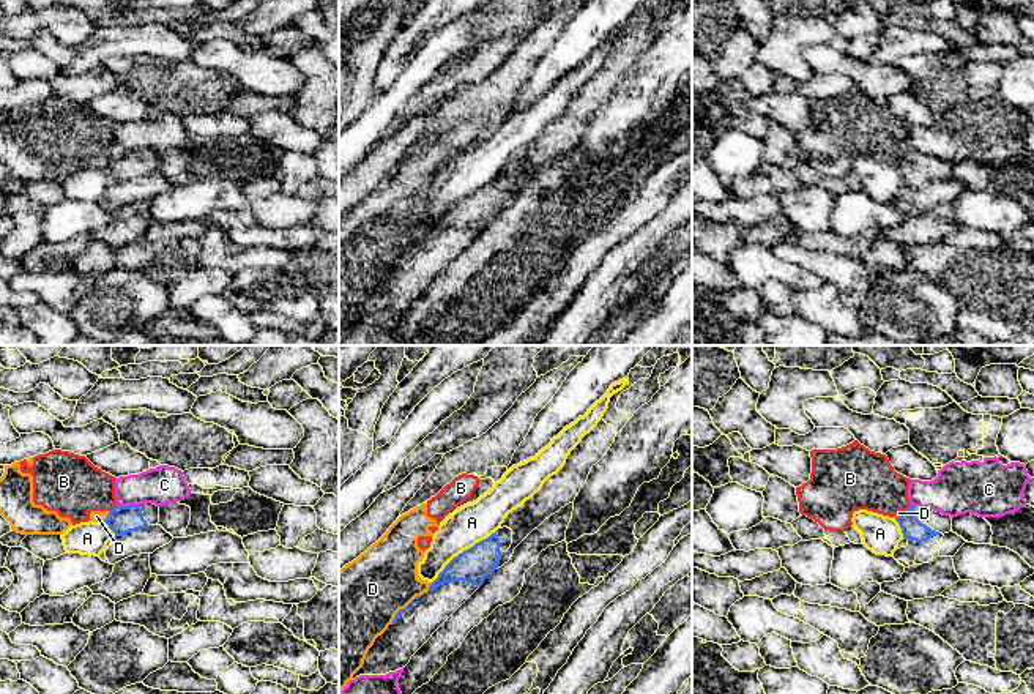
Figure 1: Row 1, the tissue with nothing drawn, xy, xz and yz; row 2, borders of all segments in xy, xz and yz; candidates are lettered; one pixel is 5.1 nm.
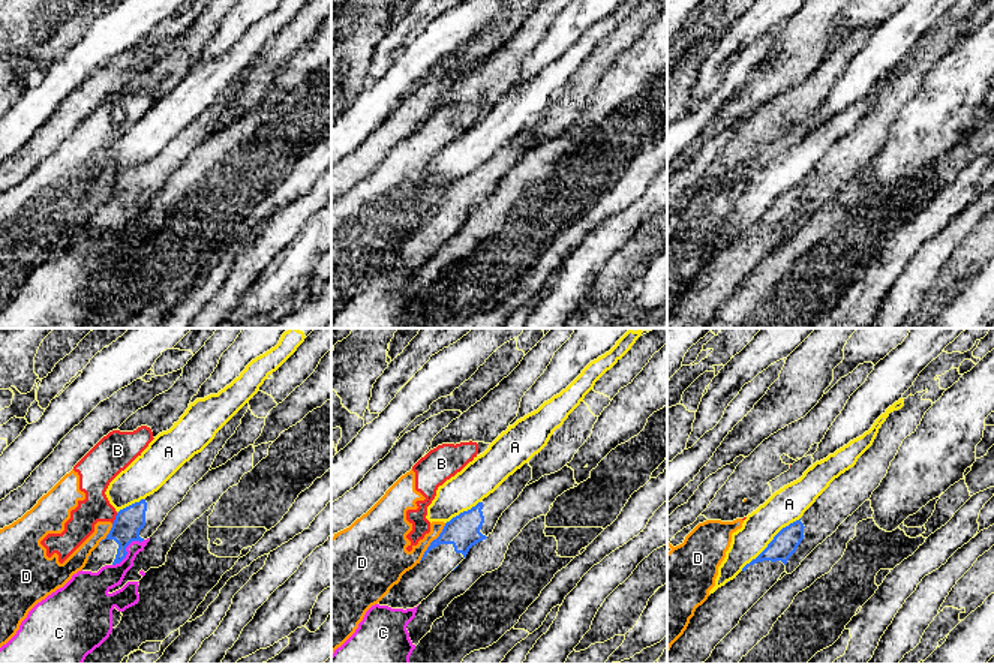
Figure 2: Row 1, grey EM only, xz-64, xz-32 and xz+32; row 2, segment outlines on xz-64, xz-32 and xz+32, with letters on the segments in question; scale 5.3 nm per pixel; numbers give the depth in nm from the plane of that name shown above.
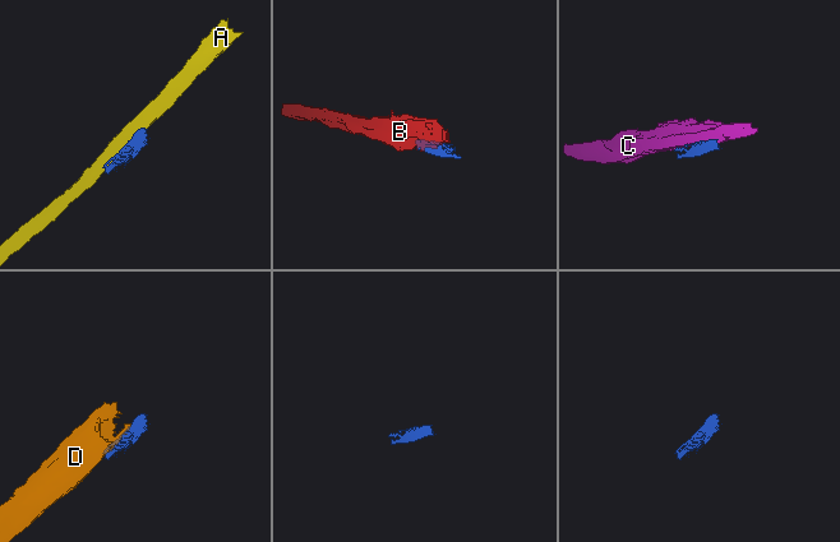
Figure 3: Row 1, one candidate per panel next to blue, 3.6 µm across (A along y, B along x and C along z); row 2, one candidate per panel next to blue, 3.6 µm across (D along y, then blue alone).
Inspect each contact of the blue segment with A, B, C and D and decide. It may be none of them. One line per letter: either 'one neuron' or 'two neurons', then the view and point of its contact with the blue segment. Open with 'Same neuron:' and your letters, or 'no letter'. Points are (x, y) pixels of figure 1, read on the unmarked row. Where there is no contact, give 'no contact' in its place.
Same neuron: no letter
A: two neurons | xz (464, 197)
B: two neurons | yz (908, 155)
C: two neurons | xy (130, 152)
D: two neurons | xy (107, 163)

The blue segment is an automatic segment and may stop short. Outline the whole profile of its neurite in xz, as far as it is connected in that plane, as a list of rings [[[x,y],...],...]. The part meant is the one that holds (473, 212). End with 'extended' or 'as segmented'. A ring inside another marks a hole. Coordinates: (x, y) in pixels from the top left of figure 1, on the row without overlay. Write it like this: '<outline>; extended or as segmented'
[[[498,175],[489,185],[454,203],[429,237],[400,256],[388,276],[369,295],[363,314],[353,322],[386,322],[405,314],[411,303],[432,284],[432,281],[484,230],[485,224],[500,211],[500,203],[512,191],[512,177]]]; extended

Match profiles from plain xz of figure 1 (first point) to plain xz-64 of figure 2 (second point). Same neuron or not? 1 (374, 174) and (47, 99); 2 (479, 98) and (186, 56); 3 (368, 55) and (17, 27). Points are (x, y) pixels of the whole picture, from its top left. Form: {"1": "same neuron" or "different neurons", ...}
{"1": "different neurons", "2": "same neuron", "3": "same neuron"}

